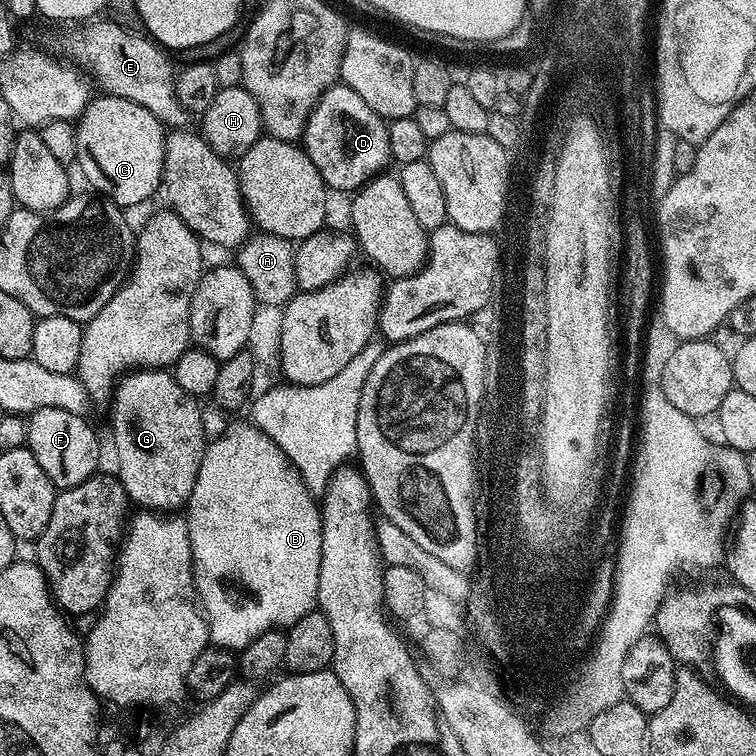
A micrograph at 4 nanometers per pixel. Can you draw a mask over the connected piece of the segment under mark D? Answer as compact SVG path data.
M342 82L333 84L321 96L320 103L308 119L308 127L304 129L302 147L314 162L314 166L318 166L318 174L322 174L329 189L336 191L337 188L340 192L348 192L347 194L355 193L369 180L381 175L387 169L384 167L392 160L387 123L378 114L374 114L374 110L370 110L370 106L366 106L366 102L362 102L362 98L354 94L354 90L350 90Z

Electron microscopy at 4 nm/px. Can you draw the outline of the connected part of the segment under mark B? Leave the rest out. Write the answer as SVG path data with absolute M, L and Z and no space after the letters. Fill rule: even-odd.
M251 422L225 427L224 433L215 437L205 447L202 466L198 470L198 478L194 482L194 490L186 505L186 523L190 550L192 551L192 579L196 585L198 603L208 622L208 638L215 647L229 650L239 650L250 646L260 636L273 630L287 630L293 624L299 624L302 617L310 614L317 607L318 574L322 562L322 522L320 521L320 505L317 497L308 491L304 480L295 466L288 461L288 455L283 452L275 441Z

